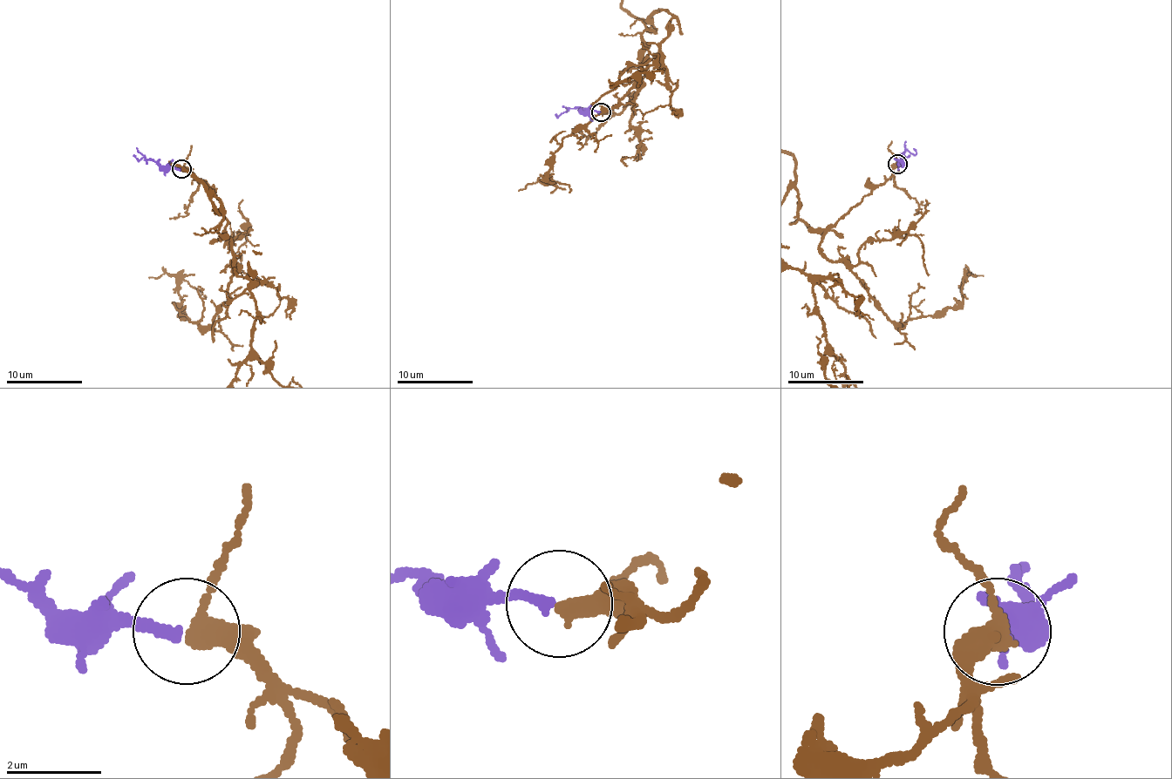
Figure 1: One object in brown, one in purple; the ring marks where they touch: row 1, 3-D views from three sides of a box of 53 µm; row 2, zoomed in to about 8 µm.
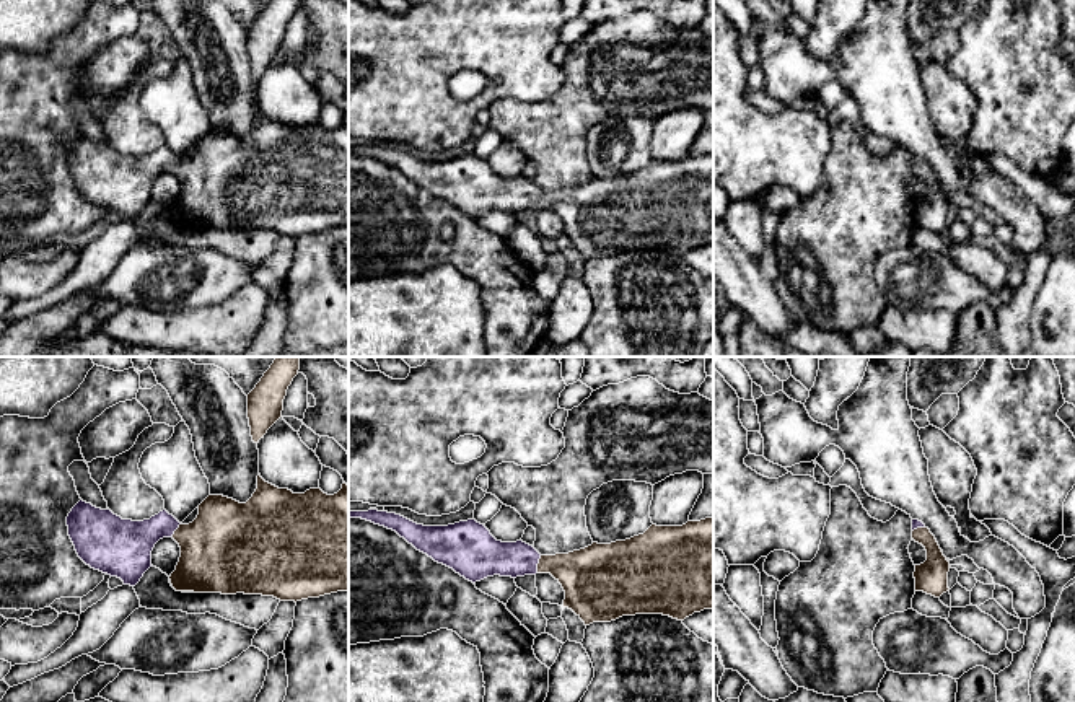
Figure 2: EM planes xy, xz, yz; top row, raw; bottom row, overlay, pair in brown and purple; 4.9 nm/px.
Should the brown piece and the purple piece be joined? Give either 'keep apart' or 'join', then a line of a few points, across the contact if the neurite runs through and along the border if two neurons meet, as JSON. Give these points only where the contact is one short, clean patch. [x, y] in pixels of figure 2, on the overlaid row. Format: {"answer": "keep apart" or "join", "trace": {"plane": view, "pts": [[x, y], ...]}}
{"answer": "join", "trace": {"plane": "xz", "pts": [[587, 575], [554, 564], [538, 564], [523, 559], [489, 557]]}}

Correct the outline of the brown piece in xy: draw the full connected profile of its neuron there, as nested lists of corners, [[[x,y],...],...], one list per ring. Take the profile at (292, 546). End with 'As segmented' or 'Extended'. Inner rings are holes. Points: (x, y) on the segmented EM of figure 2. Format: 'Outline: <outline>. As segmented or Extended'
Outline: [[[257,476],[257,489],[246,503],[223,495],[208,495],[199,505],[197,518],[181,524],[166,510],[143,521],[122,520],[111,510],[101,510],[80,500],[67,516],[68,536],[78,557],[94,570],[117,577],[124,585],[135,586],[153,567],[151,551],[163,537],[173,537],[181,547],[181,557],[169,580],[176,591],[262,595],[280,601],[301,601],[324,595],[349,591],[349,485],[327,495],[321,489],[293,494],[279,489]]]. Extended

